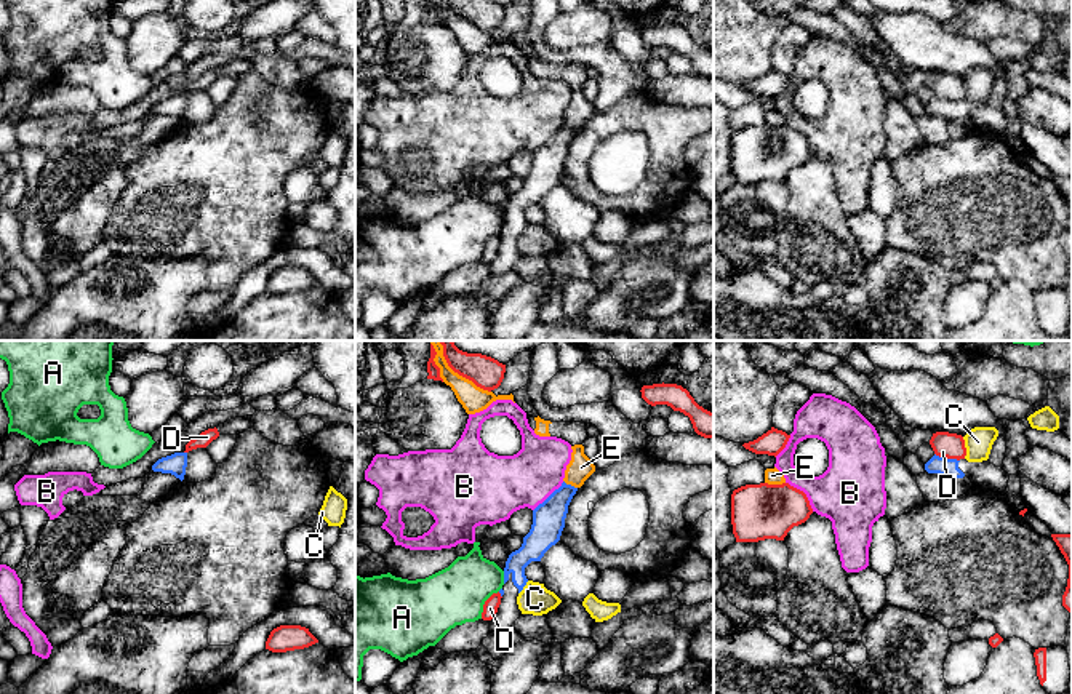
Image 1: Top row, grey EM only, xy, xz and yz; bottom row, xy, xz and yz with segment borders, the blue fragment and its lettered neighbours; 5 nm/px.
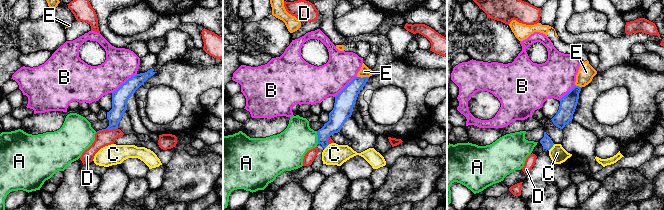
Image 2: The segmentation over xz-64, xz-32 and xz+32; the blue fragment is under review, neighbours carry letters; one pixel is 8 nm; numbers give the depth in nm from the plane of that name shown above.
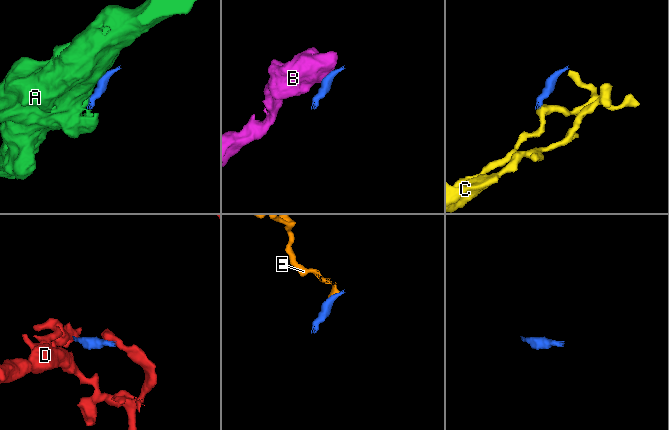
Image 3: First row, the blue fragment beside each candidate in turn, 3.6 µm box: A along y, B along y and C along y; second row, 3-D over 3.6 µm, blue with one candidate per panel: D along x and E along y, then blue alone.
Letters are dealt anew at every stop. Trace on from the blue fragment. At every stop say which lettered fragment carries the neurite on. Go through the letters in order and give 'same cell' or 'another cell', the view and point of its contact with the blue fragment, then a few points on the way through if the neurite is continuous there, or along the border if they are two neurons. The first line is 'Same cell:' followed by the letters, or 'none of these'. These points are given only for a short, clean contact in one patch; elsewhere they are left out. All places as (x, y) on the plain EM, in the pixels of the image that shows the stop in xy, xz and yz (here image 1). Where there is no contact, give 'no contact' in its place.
Same cell: none of these
A: another cell; meets blue in xz at (504, 219); border along xz (503, 213), (504, 224)
B: another cell; meets blue in xz at (549, 138); border along xz (564, 123), (533, 152)
C: another cell; meets blue in xz at (524, 227); border along xz (528, 223), (519, 235)
D: another cell; meets blue in yz at (946, 99); border along yz (935, 95), (959, 103)
E: another cell; meets blue in xz at (570, 127); border along xz (564, 122), (576, 130)

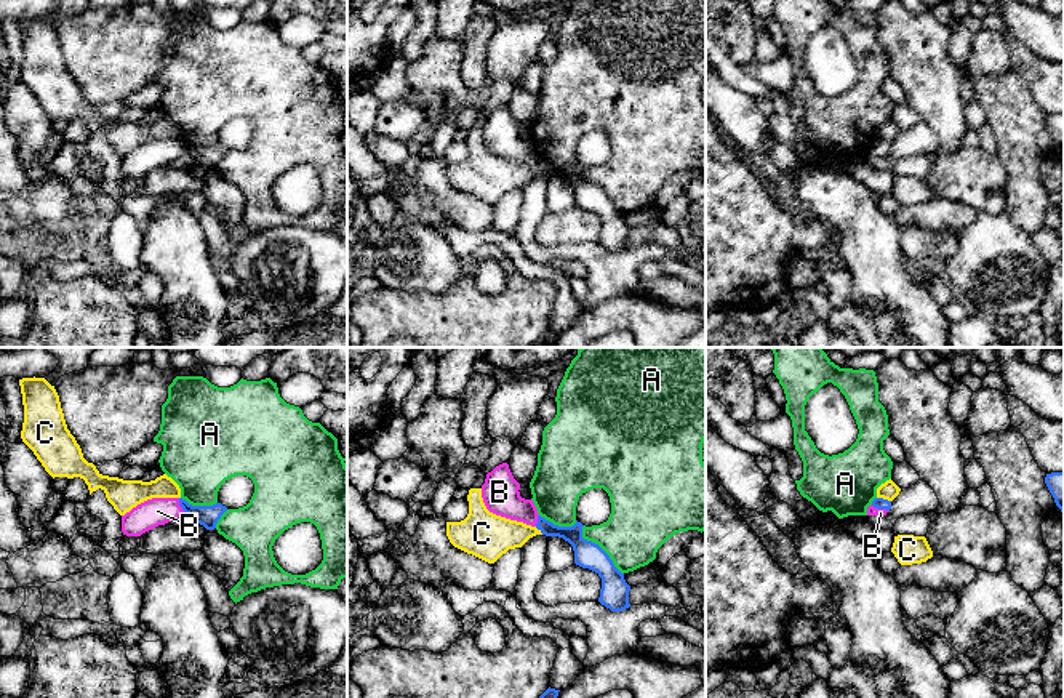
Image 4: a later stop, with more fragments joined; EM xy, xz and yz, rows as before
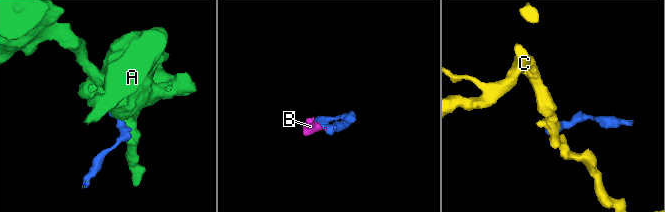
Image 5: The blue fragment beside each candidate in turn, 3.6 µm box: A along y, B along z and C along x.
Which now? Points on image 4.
Same cell: B
A: another cell; meets blue in xz at (599, 188)
B: same cell; meets blue in yz at (879, 149); runs through yz (879, 144), (879, 149), (871, 152)
C: another cell; meets blue in yz at (882, 140); border along yz (877, 138), (890, 143)

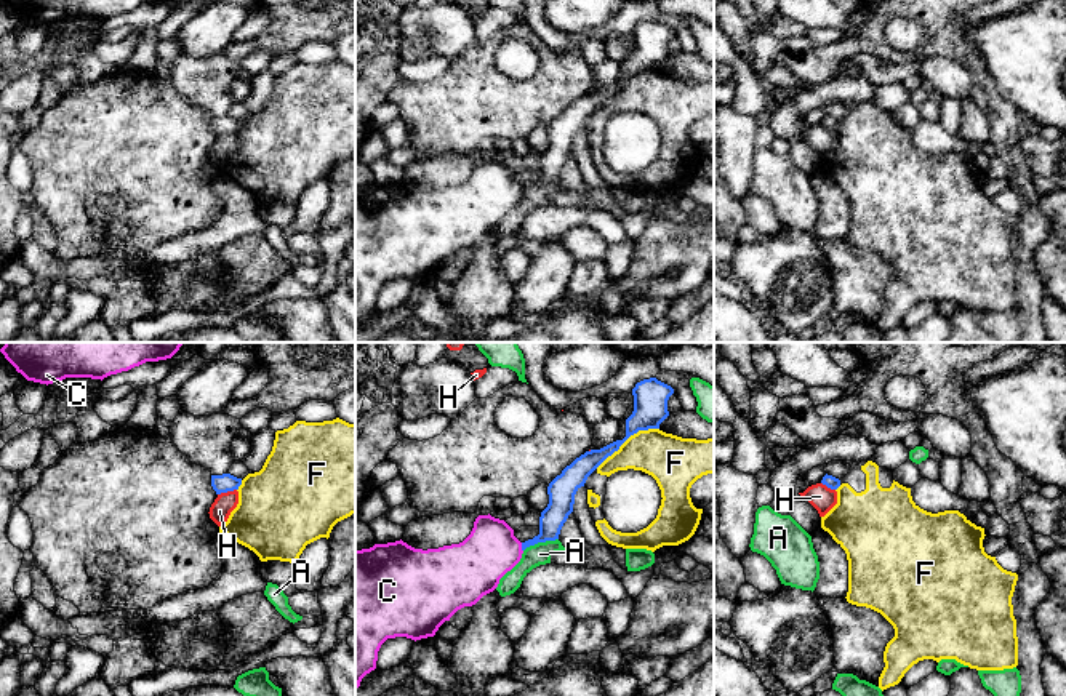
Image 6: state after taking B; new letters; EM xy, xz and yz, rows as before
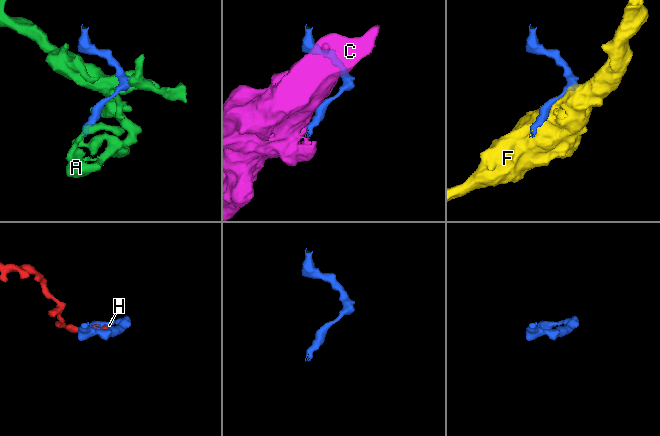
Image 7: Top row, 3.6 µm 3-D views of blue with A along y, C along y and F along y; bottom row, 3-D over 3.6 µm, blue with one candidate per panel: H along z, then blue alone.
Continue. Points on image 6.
Same cell: none of these
A: another cell; meets blue in xz at (540, 183)
C: another cell; meets blue in xz at (522, 189); border along xz (520, 184), (522, 192)
F: another cell; meets blue in xz at (626, 80)
H: another cell; meets blue in xy at (226, 133); border along xy (236, 130), (218, 136)

